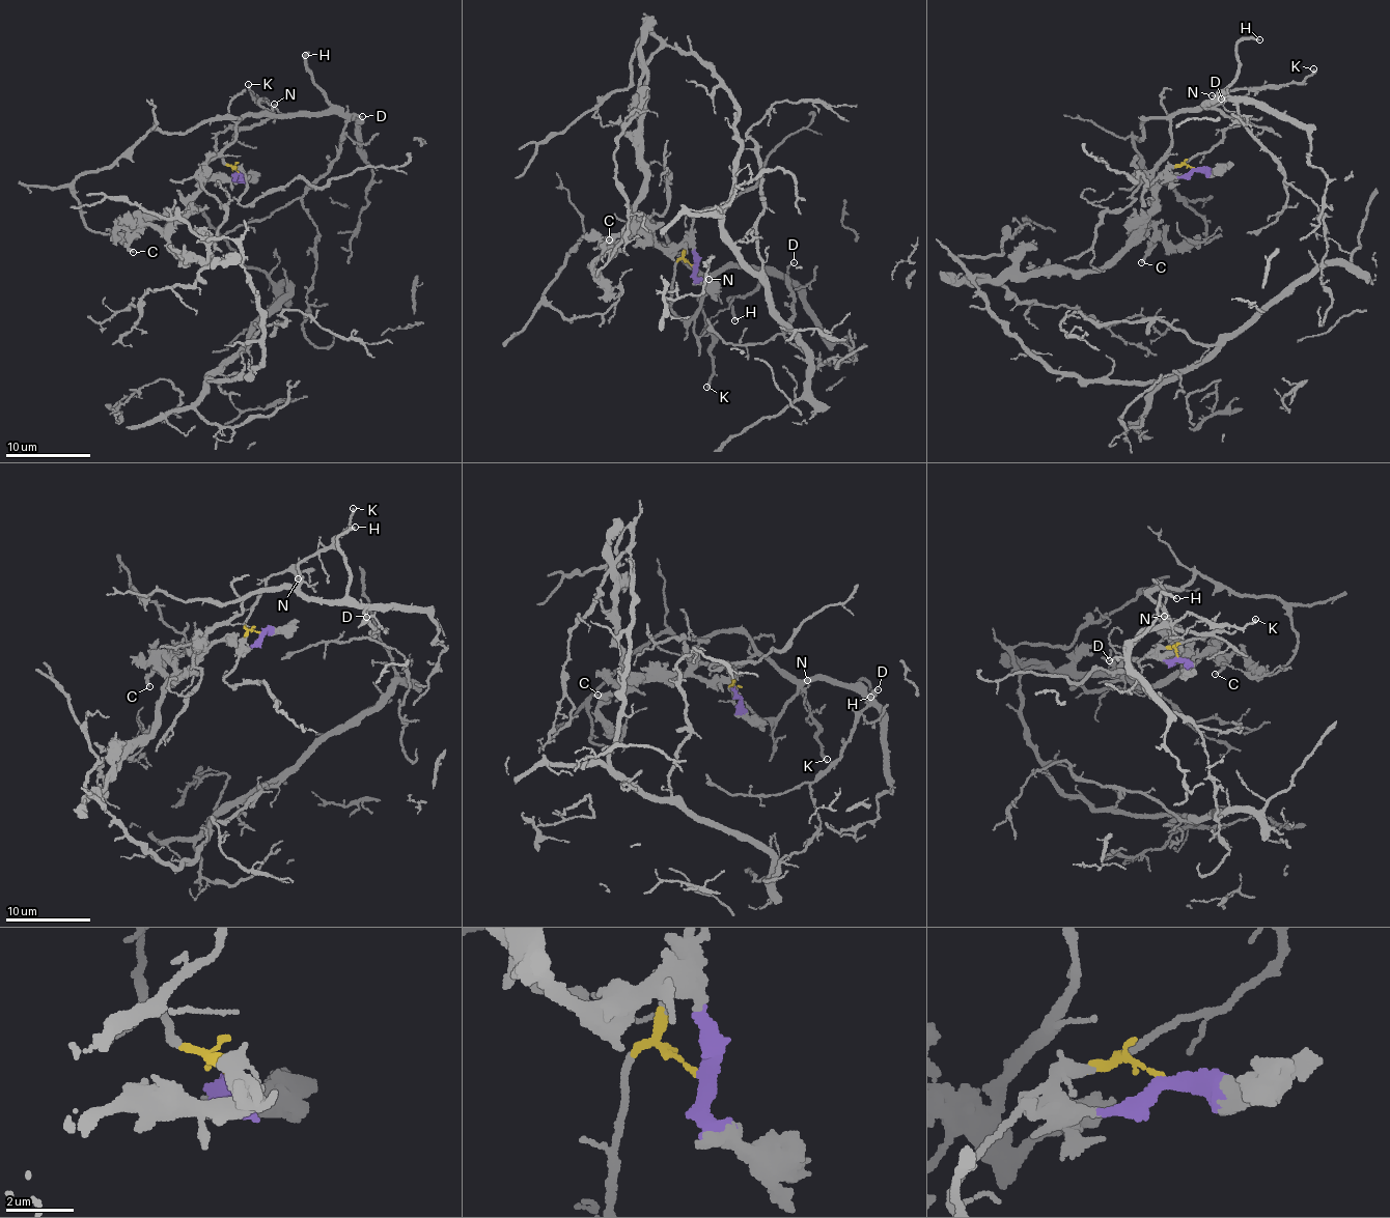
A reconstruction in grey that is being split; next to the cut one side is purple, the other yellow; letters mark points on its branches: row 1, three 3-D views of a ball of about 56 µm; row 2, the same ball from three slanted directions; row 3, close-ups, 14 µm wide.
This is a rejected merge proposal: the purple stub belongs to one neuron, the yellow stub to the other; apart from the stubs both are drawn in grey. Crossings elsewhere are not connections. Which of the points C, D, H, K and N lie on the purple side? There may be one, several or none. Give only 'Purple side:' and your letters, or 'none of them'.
Purple side: C

